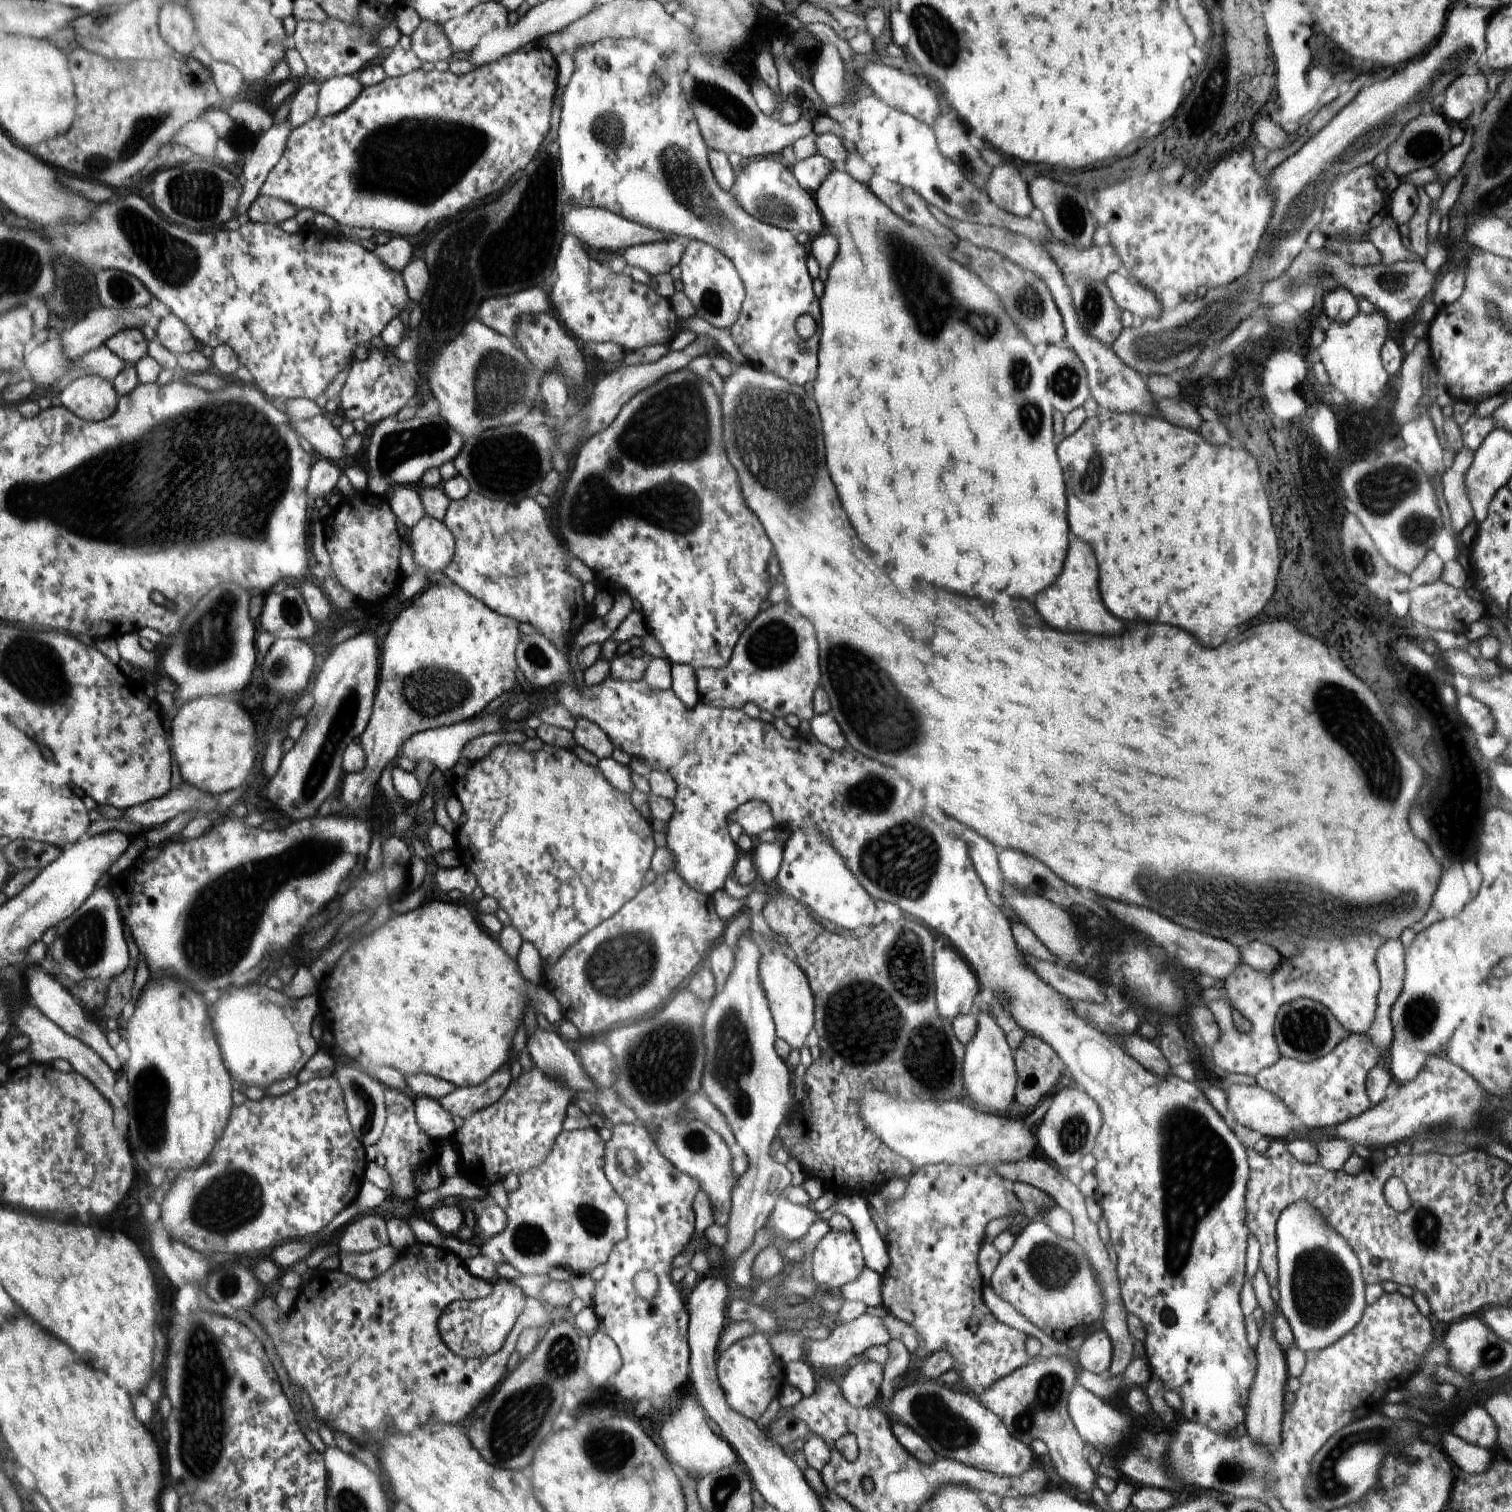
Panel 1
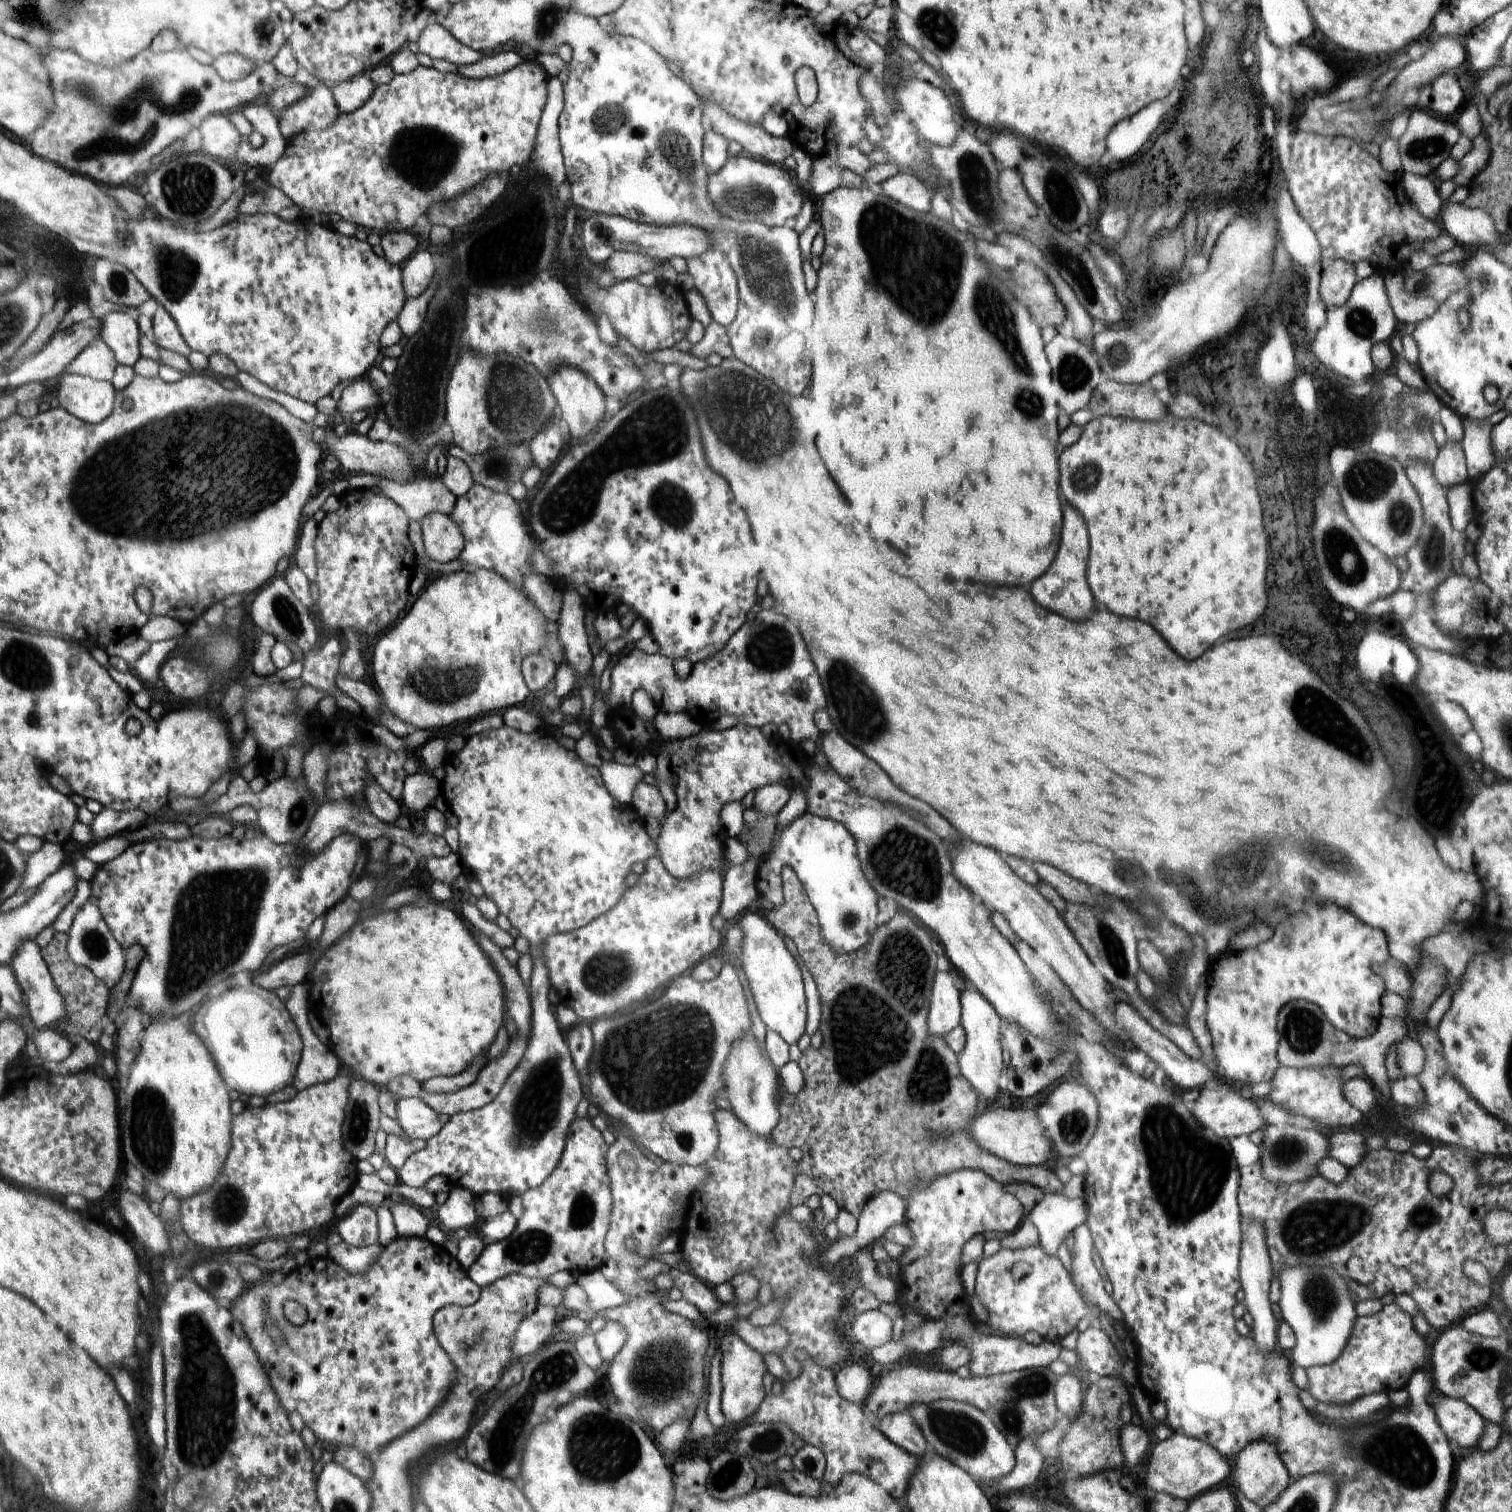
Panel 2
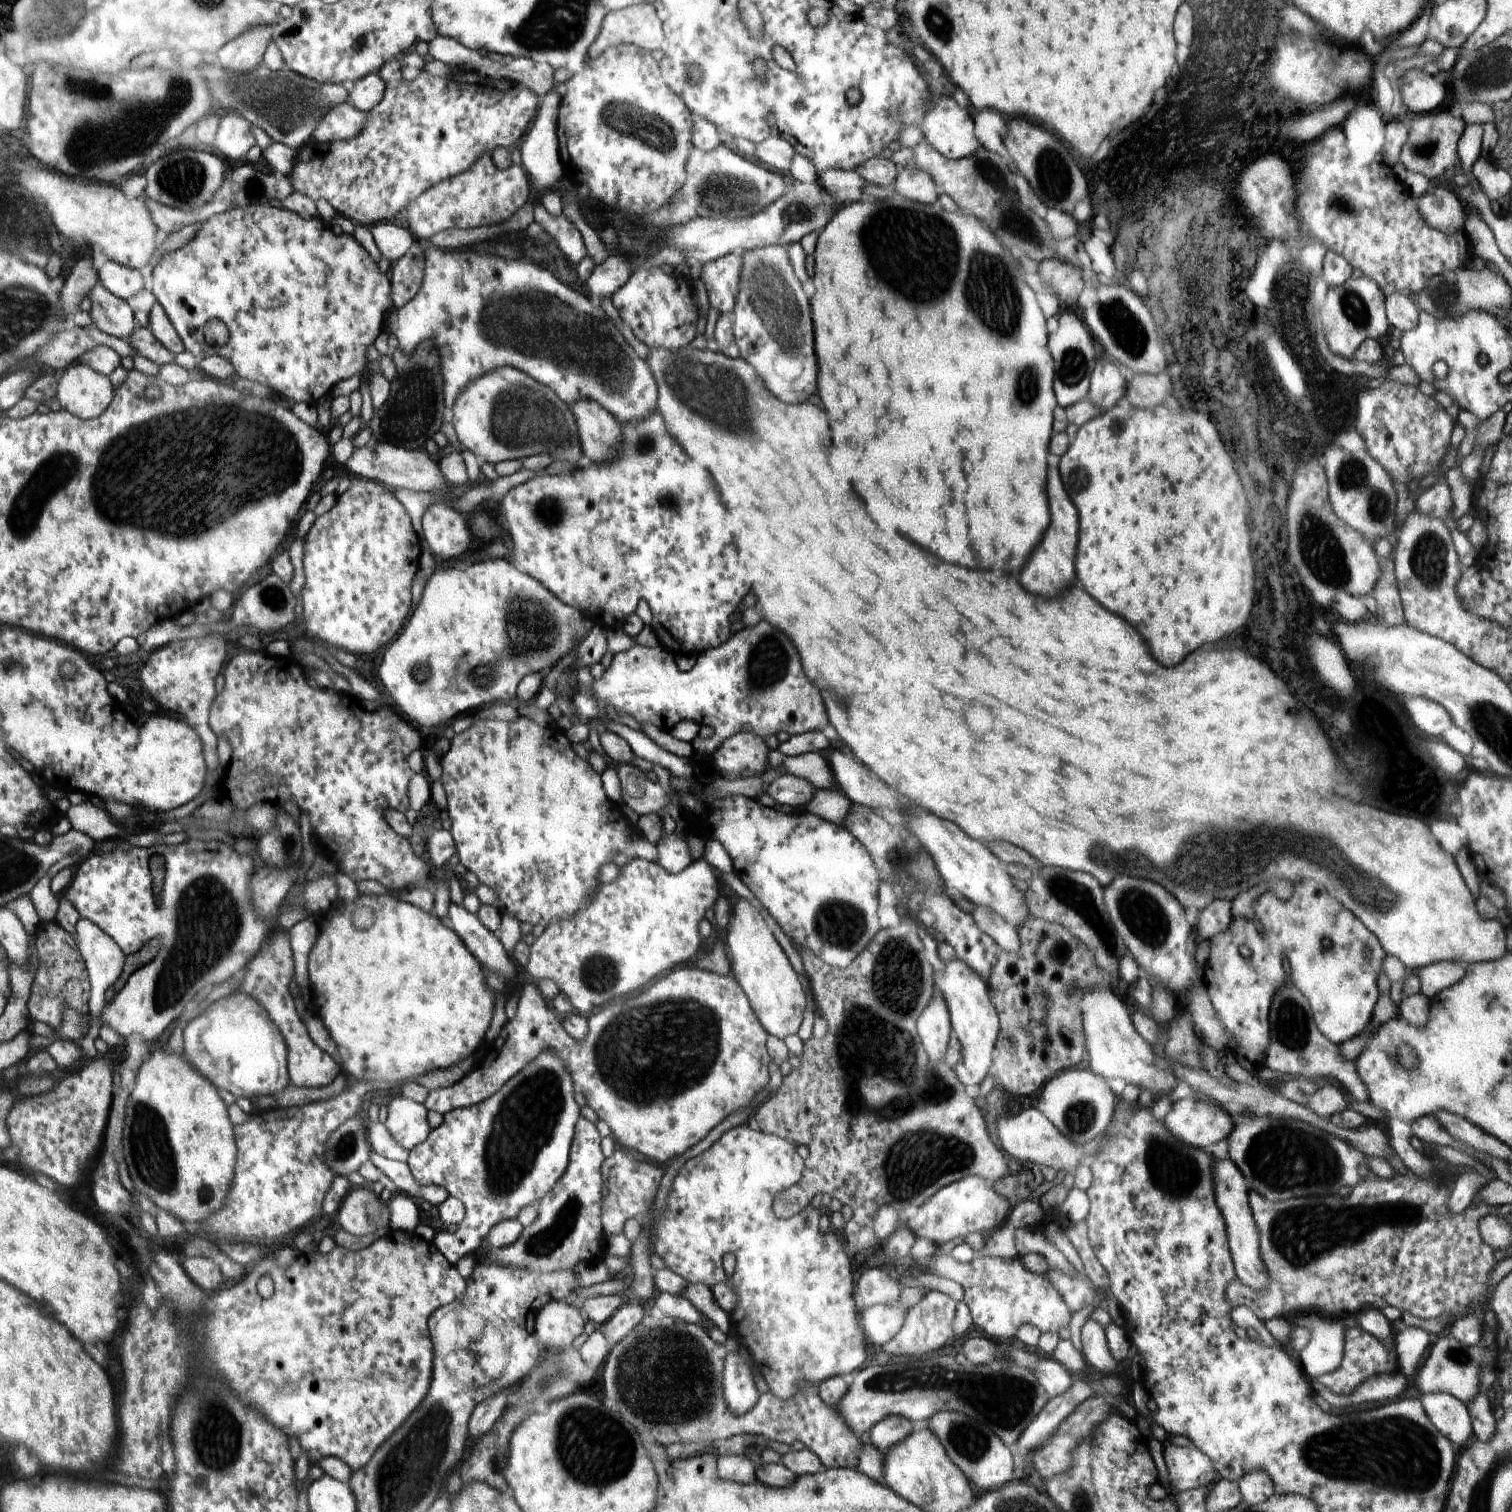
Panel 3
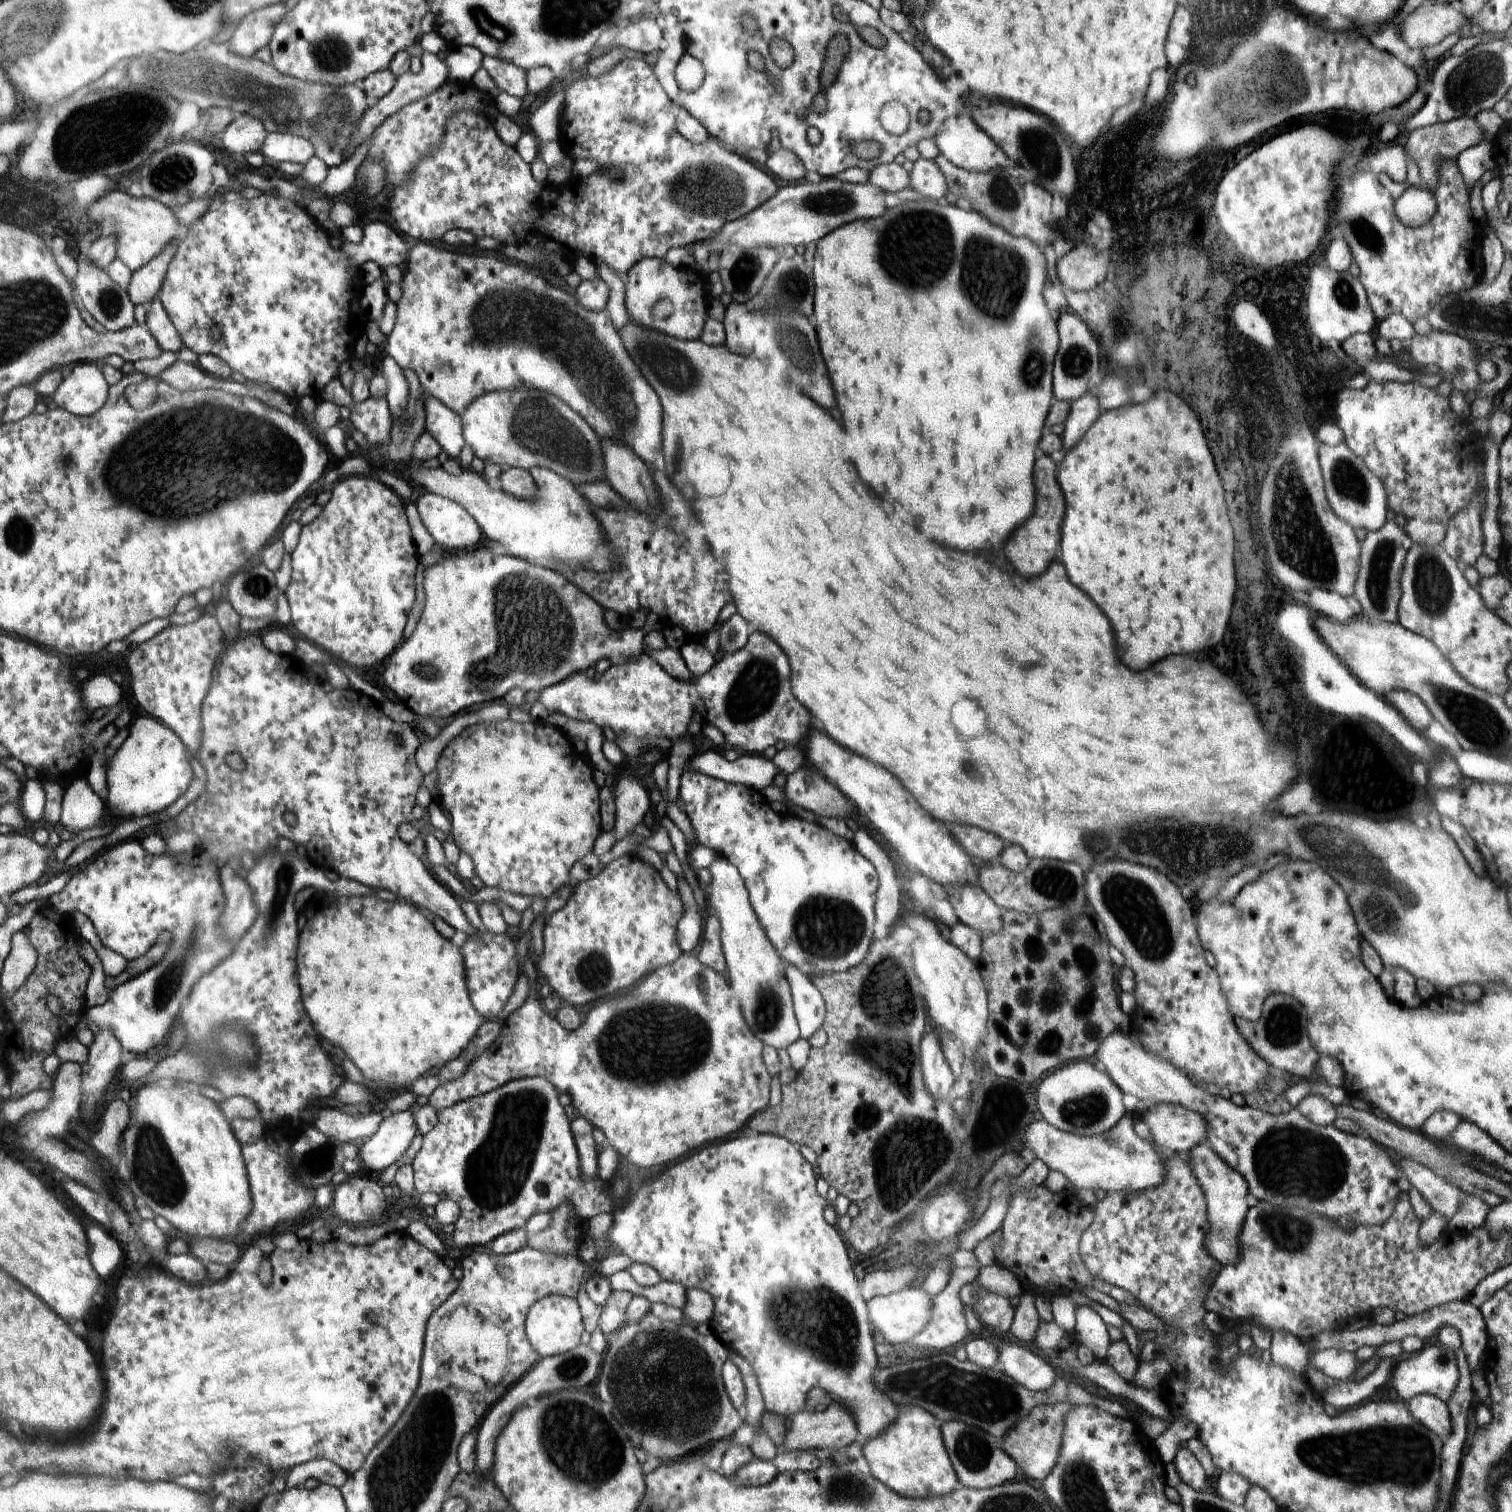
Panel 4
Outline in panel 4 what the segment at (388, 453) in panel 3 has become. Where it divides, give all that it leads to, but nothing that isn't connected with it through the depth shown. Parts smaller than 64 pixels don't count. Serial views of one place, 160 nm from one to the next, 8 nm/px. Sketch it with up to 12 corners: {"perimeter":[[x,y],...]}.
{"perimeter":[[414,461],[406,480],[451,498],[542,566],[572,558],[598,574],[623,565],[570,481],[531,469],[535,497]]}

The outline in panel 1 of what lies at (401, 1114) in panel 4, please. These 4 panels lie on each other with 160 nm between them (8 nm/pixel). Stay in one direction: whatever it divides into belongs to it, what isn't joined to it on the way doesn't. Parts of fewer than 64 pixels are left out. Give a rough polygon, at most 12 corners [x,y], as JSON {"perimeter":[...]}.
{"perimeter":[[414,1096],[419,1128],[434,1140],[451,1139],[452,1114],[433,1098]]}

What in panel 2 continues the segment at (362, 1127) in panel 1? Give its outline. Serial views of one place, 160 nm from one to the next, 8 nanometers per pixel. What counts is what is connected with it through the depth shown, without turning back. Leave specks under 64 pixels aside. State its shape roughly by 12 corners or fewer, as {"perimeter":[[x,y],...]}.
{"perimeter":[[356,1077],[342,1144],[356,1161],[377,1152],[379,1088]]}

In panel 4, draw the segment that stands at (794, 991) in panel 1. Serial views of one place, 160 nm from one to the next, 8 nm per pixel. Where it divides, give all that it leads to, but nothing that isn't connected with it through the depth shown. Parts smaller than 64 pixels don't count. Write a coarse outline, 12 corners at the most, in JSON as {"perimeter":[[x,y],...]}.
{"perimeter":[[716,853],[706,902],[751,1031],[801,1037],[784,962],[735,864]]}

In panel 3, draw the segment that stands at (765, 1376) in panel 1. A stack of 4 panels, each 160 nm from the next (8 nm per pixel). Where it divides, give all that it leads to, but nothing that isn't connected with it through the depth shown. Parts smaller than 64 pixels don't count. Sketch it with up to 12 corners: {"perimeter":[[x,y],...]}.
{"perimeter":[[742,1352],[723,1369],[729,1409],[746,1414],[758,1404],[752,1370]]}

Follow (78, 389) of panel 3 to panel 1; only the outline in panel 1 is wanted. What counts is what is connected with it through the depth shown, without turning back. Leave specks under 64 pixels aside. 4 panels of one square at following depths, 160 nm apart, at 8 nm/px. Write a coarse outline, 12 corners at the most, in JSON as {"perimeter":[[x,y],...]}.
{"perimeter":[[86,375],[60,393],[62,404],[85,421],[118,408],[108,379]]}

